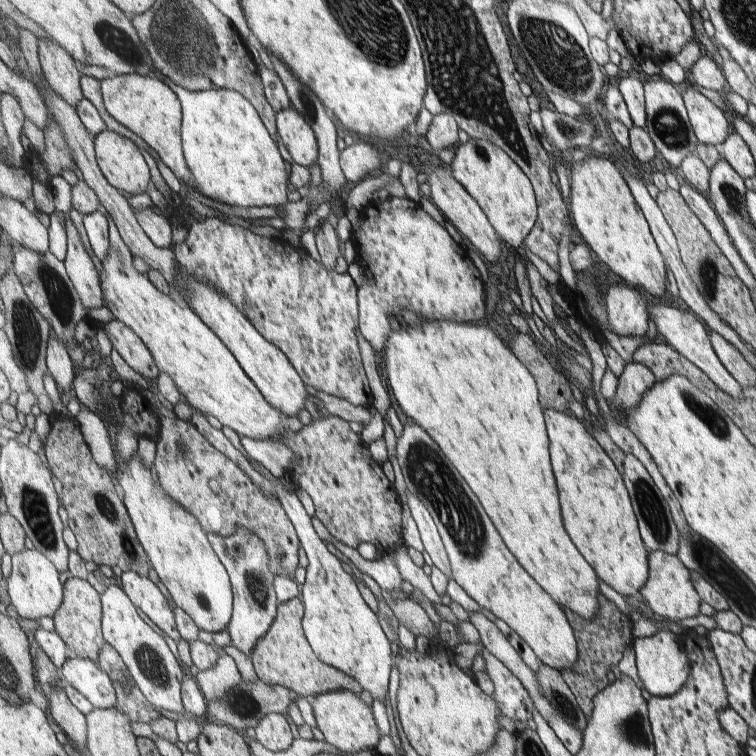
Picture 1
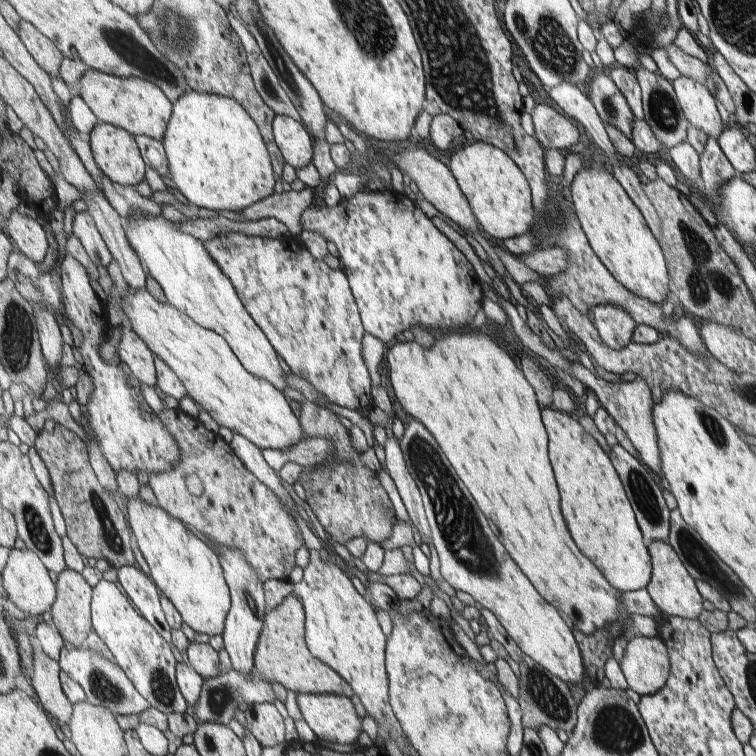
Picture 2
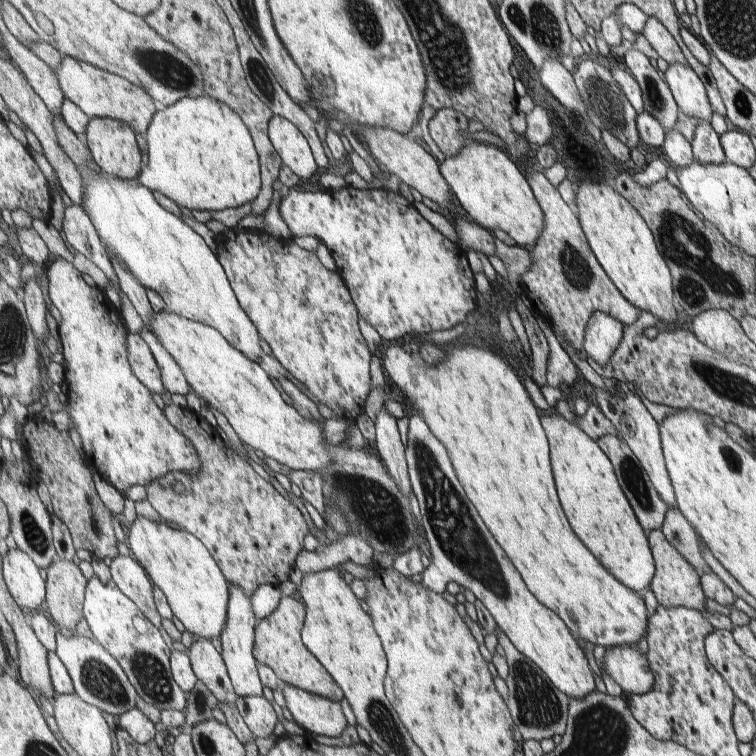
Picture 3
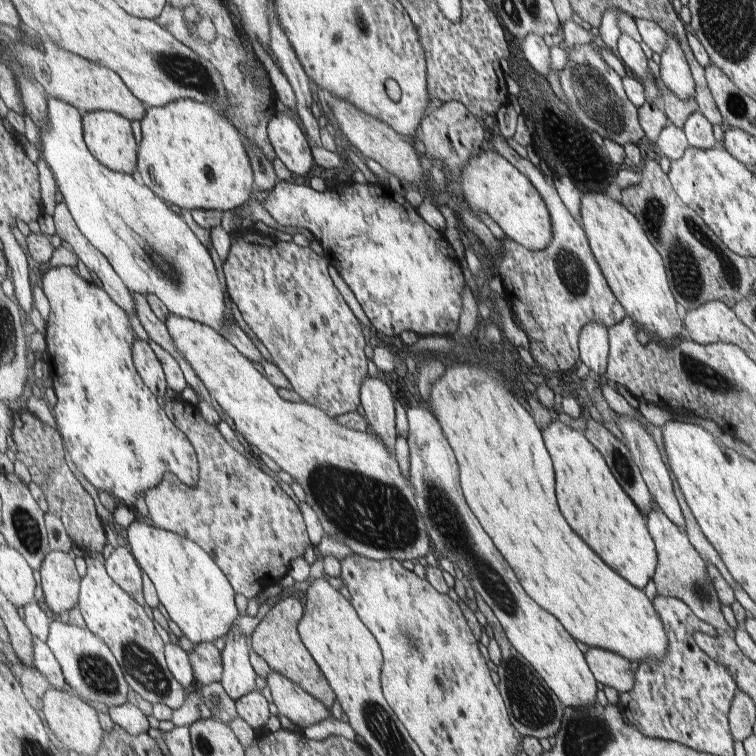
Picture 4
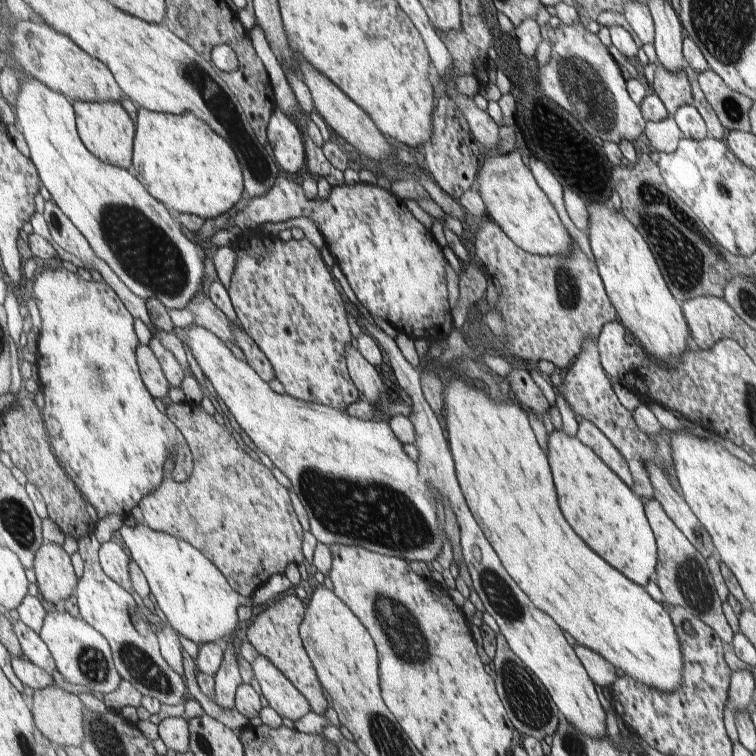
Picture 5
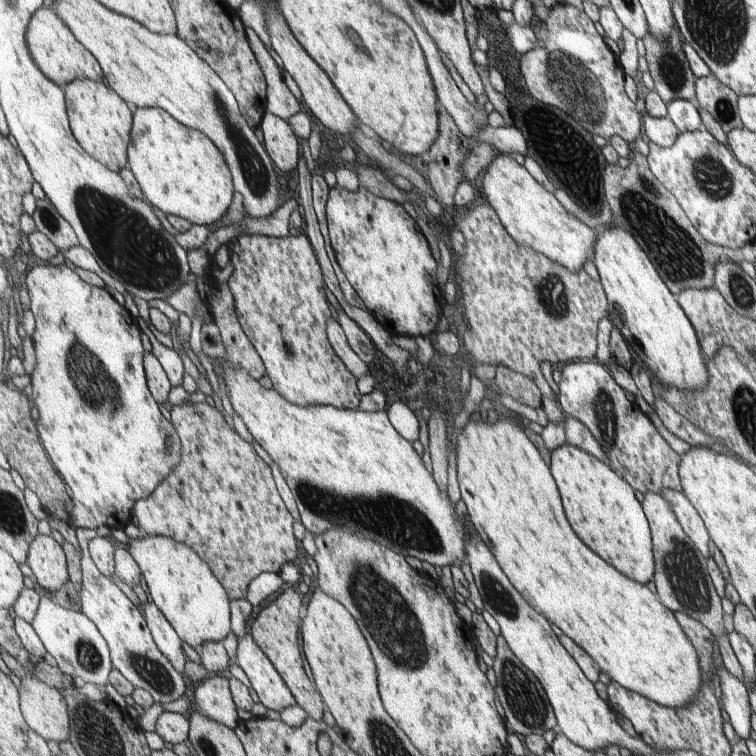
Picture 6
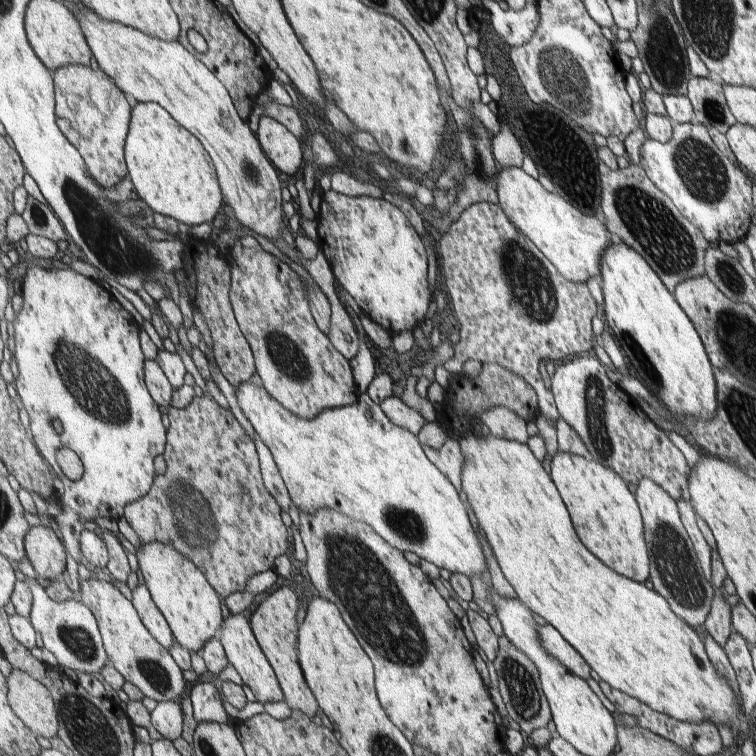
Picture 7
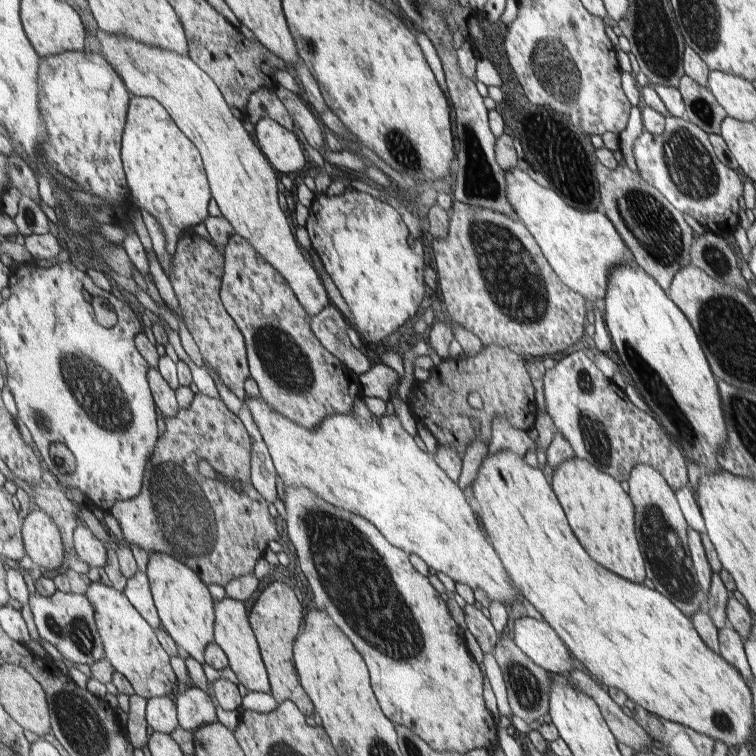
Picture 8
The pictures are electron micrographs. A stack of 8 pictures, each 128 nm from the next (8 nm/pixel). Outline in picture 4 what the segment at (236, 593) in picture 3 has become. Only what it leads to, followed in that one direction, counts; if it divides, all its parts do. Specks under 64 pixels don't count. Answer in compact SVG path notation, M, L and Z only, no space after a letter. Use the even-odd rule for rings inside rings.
M238 621L226 634L222 650L224 677L221 684L235 700L258 690L257 674L249 660L249 654L251 654L249 637L239 630Z

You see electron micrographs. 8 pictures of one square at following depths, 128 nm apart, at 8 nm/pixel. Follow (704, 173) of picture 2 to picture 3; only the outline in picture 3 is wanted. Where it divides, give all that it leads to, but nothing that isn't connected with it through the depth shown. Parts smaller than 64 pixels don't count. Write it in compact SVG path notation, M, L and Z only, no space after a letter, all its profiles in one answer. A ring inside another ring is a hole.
M698 122L690 145L696 163L718 165L727 162L725 153L722 151L721 140L709 123Z

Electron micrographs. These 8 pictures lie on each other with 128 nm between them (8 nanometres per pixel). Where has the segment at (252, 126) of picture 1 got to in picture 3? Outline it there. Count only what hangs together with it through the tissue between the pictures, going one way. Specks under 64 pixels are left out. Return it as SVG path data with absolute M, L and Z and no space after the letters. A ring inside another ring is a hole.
M209 94L181 99L165 110L160 108L144 136L149 147L137 184L158 191L177 205L191 211L224 211L253 202L263 188L260 154L249 127L231 106Z

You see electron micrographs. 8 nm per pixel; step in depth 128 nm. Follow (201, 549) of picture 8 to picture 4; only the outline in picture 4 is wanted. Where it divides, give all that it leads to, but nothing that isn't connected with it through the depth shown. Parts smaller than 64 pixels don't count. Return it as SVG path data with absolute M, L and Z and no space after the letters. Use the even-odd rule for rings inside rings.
M172 400L164 409L176 425L191 439L200 462L200 481L195 488L185 484L175 473L167 474L162 483L145 493L147 514L159 528L164 528L201 545L226 572L236 593L247 599L261 594L268 586L278 584L287 575L295 559L302 557L311 546L310 532L297 502L279 486L277 479L265 474L261 467L251 464L237 452L215 426L203 419L199 408L183 400Z

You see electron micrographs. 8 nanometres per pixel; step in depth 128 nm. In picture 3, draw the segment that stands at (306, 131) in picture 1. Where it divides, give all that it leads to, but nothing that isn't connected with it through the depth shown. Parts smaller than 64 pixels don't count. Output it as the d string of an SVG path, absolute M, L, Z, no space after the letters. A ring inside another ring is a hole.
M274 115L270 122L270 139L279 156L297 176L314 180L318 164L310 140L287 117Z

